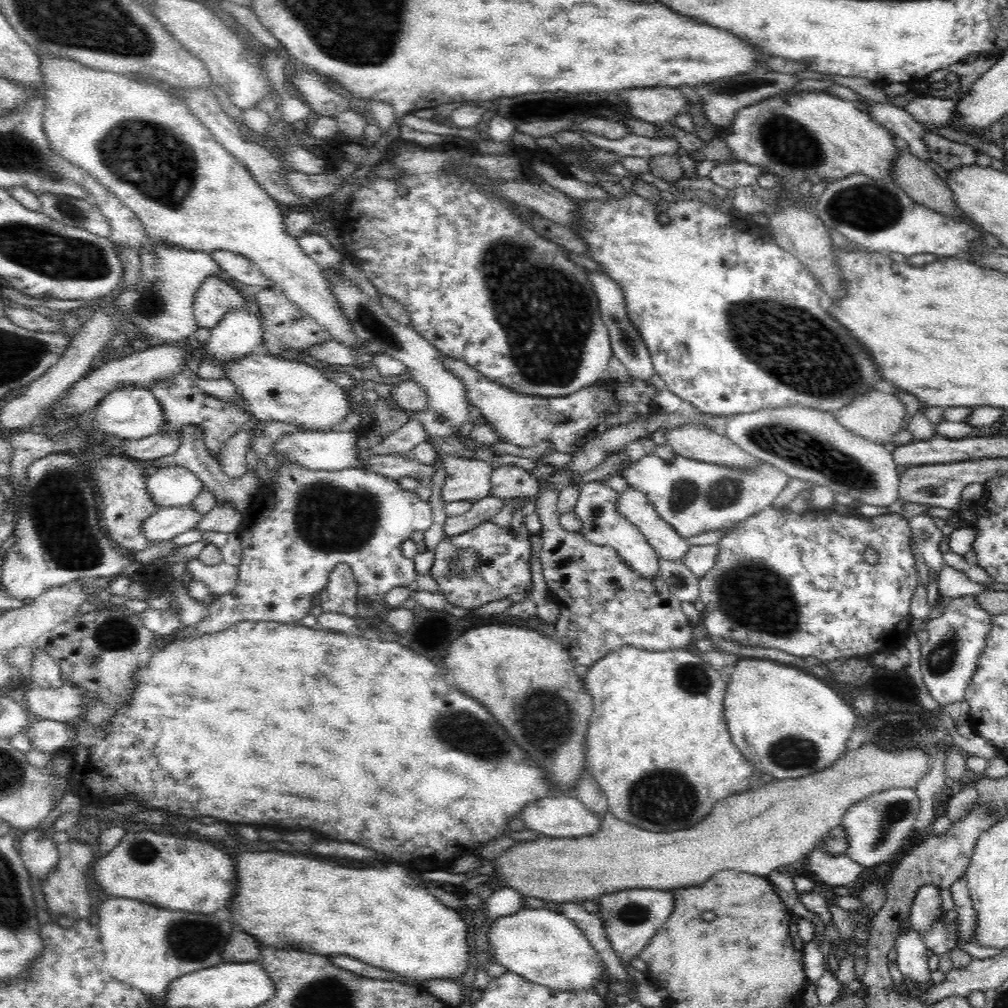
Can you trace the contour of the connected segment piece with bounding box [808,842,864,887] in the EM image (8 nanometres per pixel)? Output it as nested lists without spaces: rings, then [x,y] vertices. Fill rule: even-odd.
[[[822,842],[810,852],[810,870],[822,882],[832,887],[851,885],[860,876],[863,867],[846,857],[837,858],[822,847]]]

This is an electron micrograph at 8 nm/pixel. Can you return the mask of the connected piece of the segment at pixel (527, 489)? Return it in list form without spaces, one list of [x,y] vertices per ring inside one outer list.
[[[514,464],[501,465],[492,473],[490,495],[502,499],[523,498],[536,500],[539,492],[538,479],[530,472]]]

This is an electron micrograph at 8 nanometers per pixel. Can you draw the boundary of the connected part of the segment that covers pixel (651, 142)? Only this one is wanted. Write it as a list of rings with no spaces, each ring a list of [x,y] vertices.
[[[570,128],[570,130],[588,140],[595,147],[606,149],[620,157],[636,156],[636,158],[650,159],[660,154],[675,154],[680,147],[679,142],[674,138],[658,140],[630,133],[623,138],[612,140],[581,129]]]

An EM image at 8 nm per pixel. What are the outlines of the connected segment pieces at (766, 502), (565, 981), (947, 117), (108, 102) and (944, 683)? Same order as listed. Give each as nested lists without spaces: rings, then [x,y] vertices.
[[[654,453],[624,468],[620,475],[631,488],[643,492],[657,514],[685,539],[745,522],[760,510],[770,507],[789,478],[785,472],[766,462],[750,470],[740,470],[680,455],[664,460]]]
[[[546,907],[526,908],[494,920],[487,937],[494,961],[532,983],[566,992],[582,992],[595,989],[606,976],[598,951],[576,921]]]
[[[916,97],[904,108],[922,124],[948,128],[956,118],[956,99],[940,97]]]
[[[40,52],[38,57],[45,89],[43,127],[51,148],[106,186],[138,215],[146,231],[146,242],[170,244],[175,248],[179,246],[208,255],[218,250],[240,254],[252,260],[273,282],[275,289],[284,293],[300,311],[329,332],[331,340],[346,346],[362,343],[336,299],[323,269],[305,254],[298,239],[286,231],[283,207],[264,191],[250,169],[216,140],[212,131],[190,111],[184,100],[176,94],[160,90],[154,84],[133,80],[127,74],[88,68],[86,64],[49,52]]]
[[[964,595],[952,599],[938,618],[921,624],[929,634],[926,644],[921,645],[919,664],[923,681],[939,705],[948,706],[964,700],[964,692],[978,668],[982,648],[986,648],[986,636],[992,628],[992,616],[976,601],[976,595]]]

